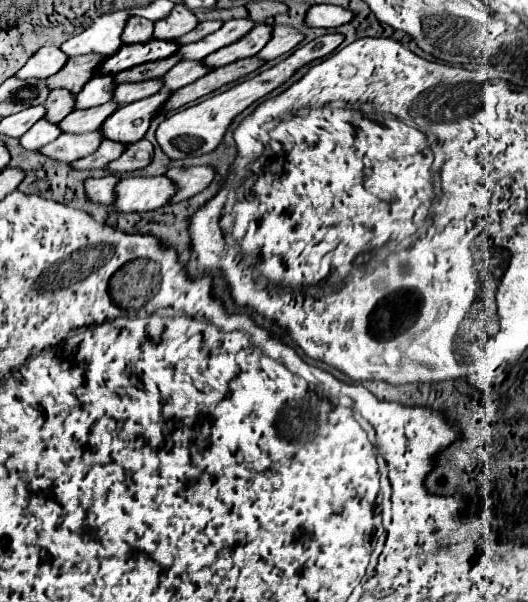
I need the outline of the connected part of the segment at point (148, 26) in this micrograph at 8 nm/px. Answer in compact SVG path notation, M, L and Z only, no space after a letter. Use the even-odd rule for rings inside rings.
M132 16L124 28L122 34L122 42L124 44L134 44L134 42L148 42L152 38L152 28L154 22L140 18L140 16Z

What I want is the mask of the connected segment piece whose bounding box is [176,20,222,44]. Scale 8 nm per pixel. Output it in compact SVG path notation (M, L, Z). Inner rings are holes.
M214 20L214 22L200 22L192 32L188 32L188 34L184 34L182 38L178 38L176 42L178 44L190 44L190 42L198 42L200 38L204 38L204 36L208 36L208 34L212 34L212 32L216 32L218 28L222 26L222 22L220 20Z

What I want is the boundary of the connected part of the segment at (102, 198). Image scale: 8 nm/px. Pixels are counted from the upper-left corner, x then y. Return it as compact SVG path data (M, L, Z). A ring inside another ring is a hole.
M106 174L102 178L88 178L86 192L96 202L112 204L112 200L116 200L116 184L118 182L120 182L120 176L116 176L116 174Z

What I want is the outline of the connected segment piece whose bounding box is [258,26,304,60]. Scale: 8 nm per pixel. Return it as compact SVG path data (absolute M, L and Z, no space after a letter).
M276 26L276 30L272 32L272 40L264 46L264 50L258 54L258 58L274 60L278 56L292 52L302 42L304 42L304 34L300 30L290 28L290 26Z

